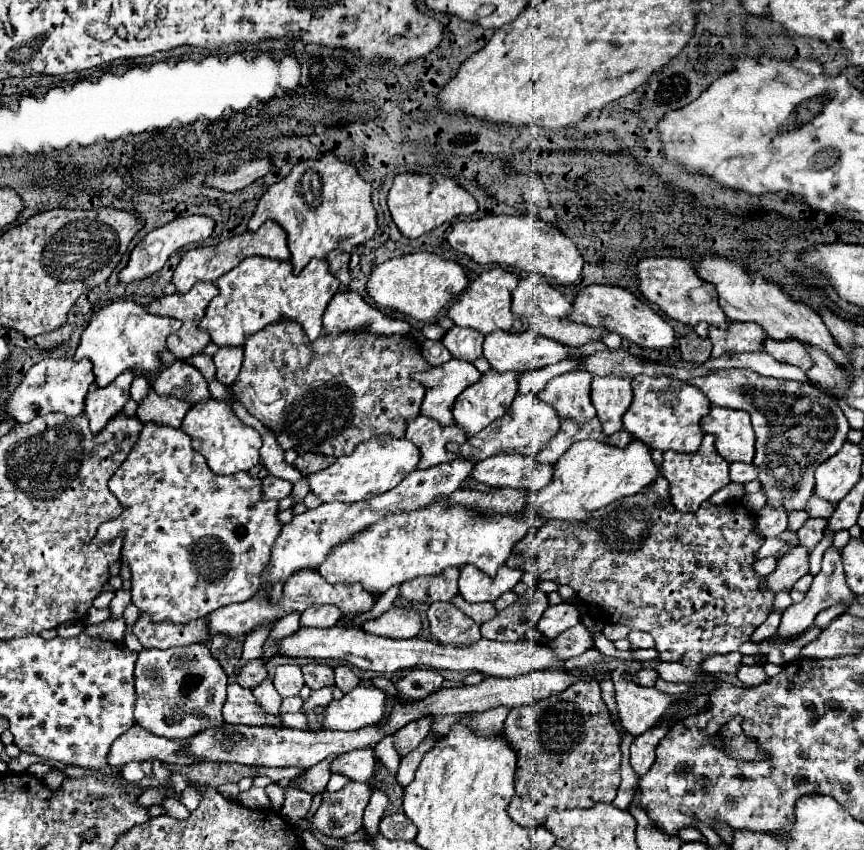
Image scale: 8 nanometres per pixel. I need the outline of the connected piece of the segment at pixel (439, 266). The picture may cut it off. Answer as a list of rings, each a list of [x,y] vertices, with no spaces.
[[[413,252],[379,264],[369,276],[367,292],[379,306],[399,310],[419,322],[431,322],[439,310],[449,304],[453,294],[463,292],[467,286],[469,280],[461,264],[431,252]]]

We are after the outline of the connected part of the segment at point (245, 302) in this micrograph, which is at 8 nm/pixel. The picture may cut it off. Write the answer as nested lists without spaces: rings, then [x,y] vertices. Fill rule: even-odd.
[[[249,256],[239,262],[233,270],[217,280],[219,296],[215,296],[199,326],[209,332],[217,346],[243,346],[245,336],[263,330],[269,322],[295,320],[303,324],[308,338],[321,336],[321,316],[339,290],[339,280],[329,272],[325,258],[315,258],[305,266],[301,274],[293,274],[289,260],[279,262],[263,256]]]

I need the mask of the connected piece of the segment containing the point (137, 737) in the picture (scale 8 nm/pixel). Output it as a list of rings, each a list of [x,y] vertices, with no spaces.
[[[131,726],[117,742],[113,742],[107,762],[111,766],[121,768],[127,762],[145,762],[145,760],[161,760],[167,764],[181,764],[181,766],[193,766],[199,764],[199,758],[193,758],[187,752],[187,742],[167,740],[155,734],[149,734],[149,730],[141,726]]]

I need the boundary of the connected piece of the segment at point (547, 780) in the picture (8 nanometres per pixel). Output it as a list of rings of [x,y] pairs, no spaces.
[[[595,680],[577,682],[557,696],[513,708],[505,720],[505,740],[517,752],[517,794],[509,806],[513,822],[535,830],[551,812],[613,802],[621,782],[621,742]]]

